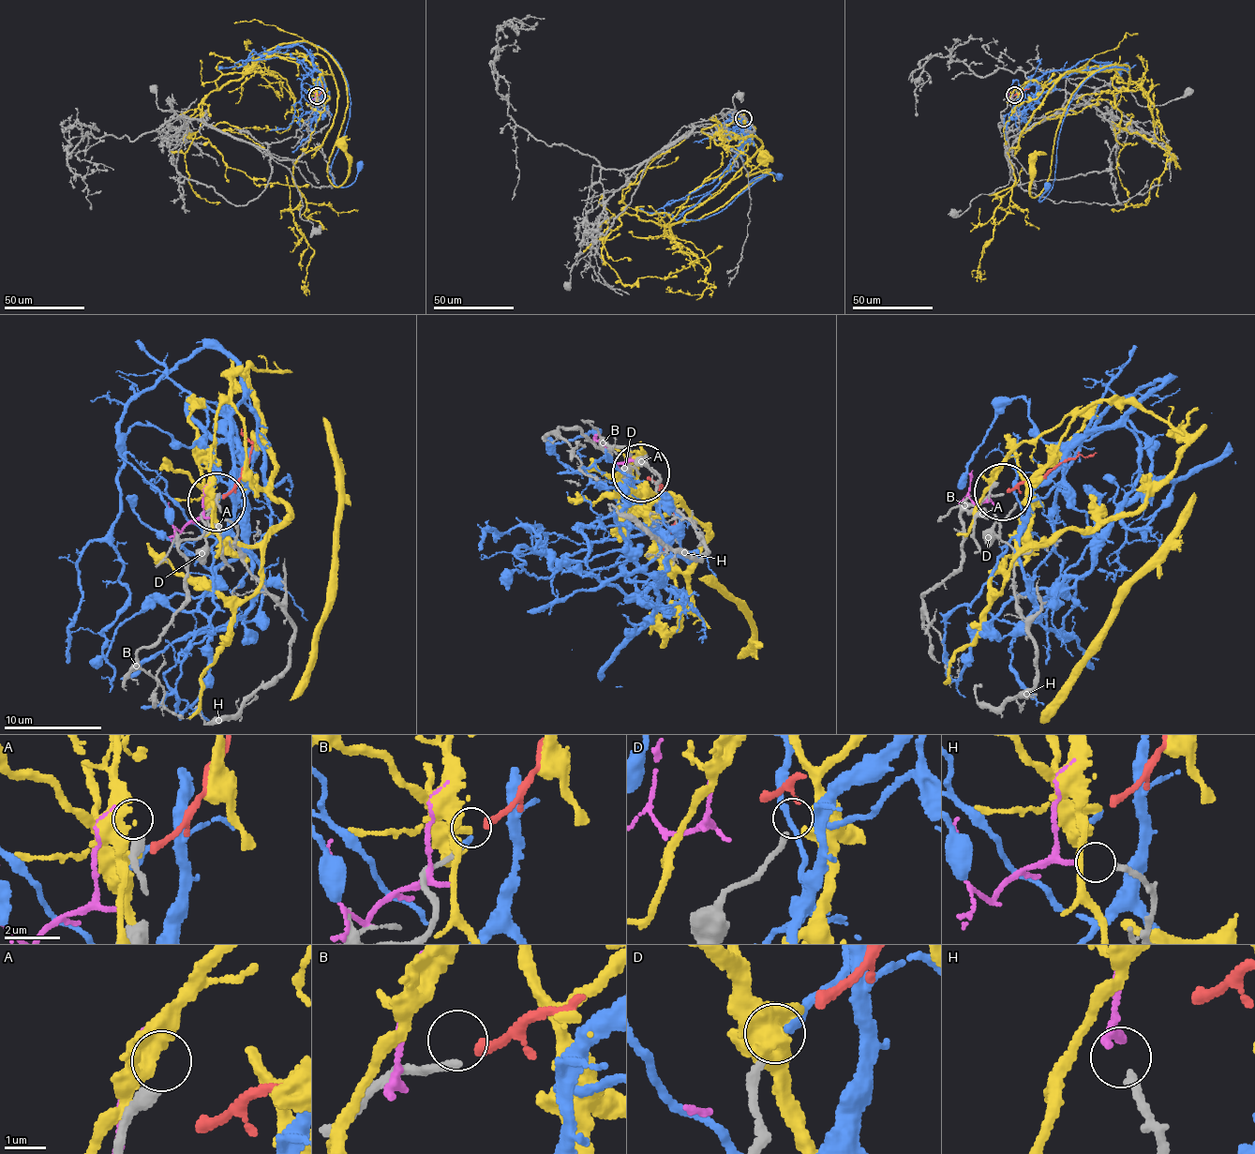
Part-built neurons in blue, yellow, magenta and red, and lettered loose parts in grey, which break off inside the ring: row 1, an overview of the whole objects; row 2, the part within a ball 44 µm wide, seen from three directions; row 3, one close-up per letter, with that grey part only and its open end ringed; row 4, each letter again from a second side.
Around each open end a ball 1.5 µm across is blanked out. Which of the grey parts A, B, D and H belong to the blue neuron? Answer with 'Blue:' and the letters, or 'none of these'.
Blue: D

